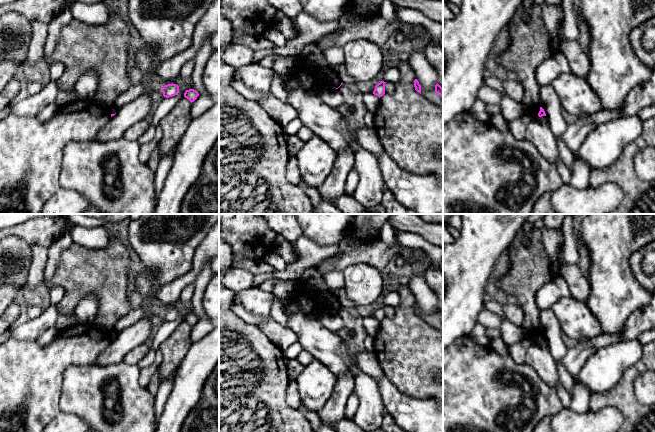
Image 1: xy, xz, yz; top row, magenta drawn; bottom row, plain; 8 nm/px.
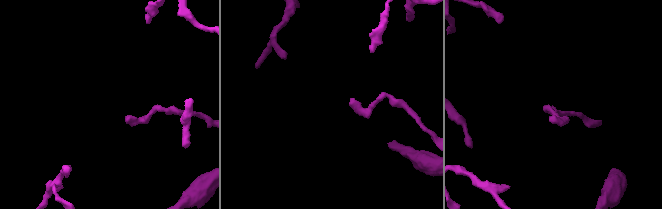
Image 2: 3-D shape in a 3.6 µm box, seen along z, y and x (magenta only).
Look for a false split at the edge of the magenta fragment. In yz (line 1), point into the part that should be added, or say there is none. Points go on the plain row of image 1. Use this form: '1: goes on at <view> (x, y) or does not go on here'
1: does not go on here

